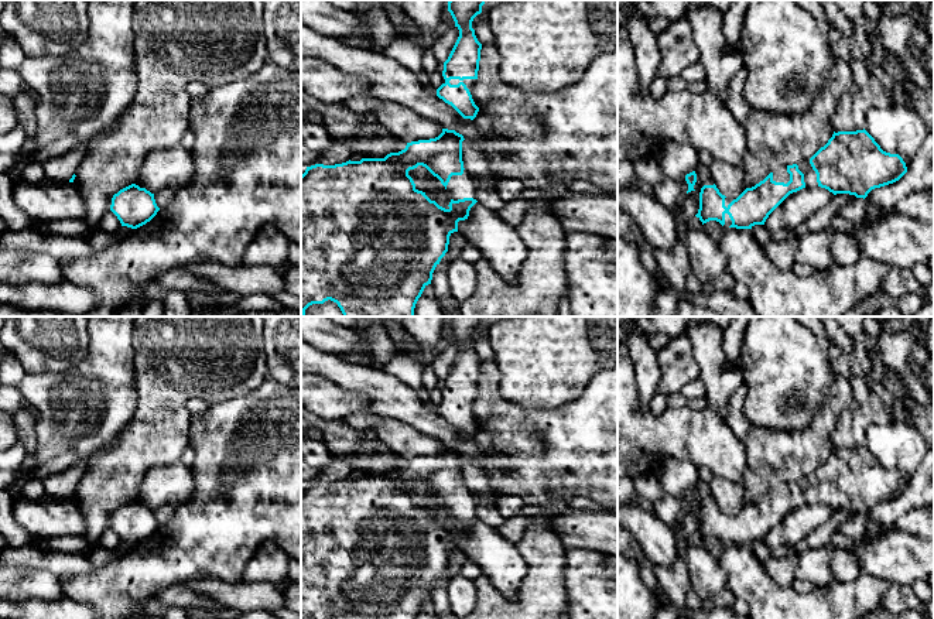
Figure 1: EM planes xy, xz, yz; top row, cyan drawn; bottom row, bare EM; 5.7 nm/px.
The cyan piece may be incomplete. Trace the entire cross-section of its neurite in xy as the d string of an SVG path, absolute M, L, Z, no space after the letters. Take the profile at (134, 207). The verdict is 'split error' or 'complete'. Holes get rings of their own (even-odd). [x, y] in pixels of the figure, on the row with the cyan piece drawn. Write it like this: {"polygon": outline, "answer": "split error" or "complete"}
{"polygon": "M131 184L113 195L110 211L117 216L122 226L137 229L150 222L160 208L154 194Z", "answer": "complete"}

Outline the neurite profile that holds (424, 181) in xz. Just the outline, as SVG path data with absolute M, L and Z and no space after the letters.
M418 165L414 170L408 171L408 175L413 178L415 184L415 189L422 191L422 192L432 192L435 195L435 202L445 208L449 209L449 202L444 192L445 187L441 184L441 181L434 177L425 167Z

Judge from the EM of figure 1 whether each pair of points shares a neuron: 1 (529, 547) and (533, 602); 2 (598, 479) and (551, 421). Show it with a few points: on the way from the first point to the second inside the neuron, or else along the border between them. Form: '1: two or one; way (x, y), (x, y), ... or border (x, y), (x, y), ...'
1: one; way (536, 561), (536, 588)
2: one; way (595, 465), (565, 435)

